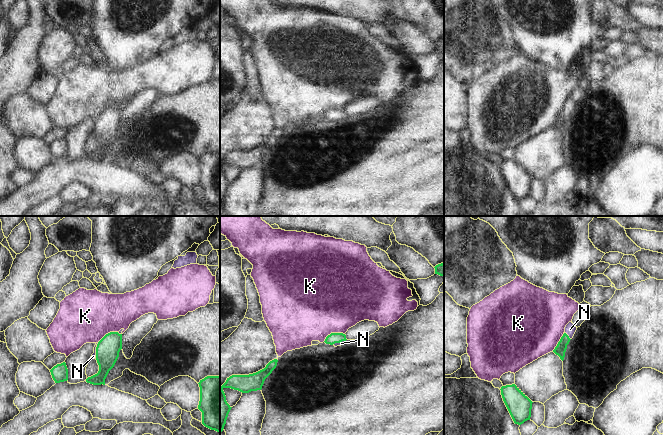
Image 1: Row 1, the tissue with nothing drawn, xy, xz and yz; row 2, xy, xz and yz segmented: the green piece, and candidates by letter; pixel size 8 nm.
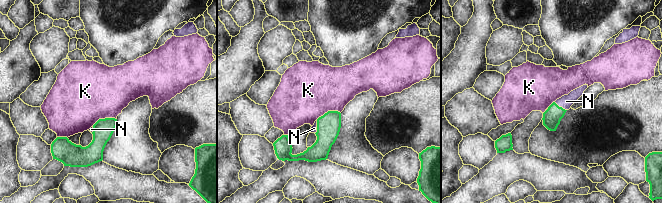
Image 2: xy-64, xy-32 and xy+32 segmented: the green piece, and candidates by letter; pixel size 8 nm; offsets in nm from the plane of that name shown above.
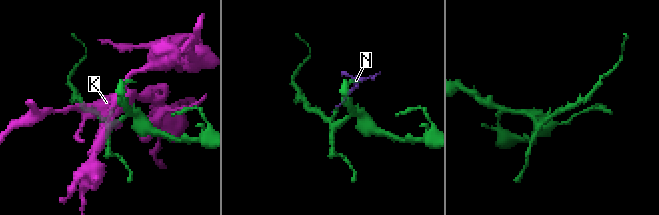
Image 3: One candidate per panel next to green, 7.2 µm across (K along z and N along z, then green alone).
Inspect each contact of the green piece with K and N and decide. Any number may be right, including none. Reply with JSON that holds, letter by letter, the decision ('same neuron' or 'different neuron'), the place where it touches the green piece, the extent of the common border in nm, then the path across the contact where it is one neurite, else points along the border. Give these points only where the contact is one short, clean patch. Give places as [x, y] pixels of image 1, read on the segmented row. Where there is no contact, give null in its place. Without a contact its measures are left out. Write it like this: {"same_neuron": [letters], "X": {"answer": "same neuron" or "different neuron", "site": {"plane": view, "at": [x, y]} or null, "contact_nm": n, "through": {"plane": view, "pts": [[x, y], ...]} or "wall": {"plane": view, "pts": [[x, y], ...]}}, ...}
{"same_neuron": ["N"], "K": {"answer": "different neuron", "site": {"plane": "xz", "at": [333, 333]}, "contact_nm": 190}, "N": {"answer": "same neuron", "site": {"plane": "yz", "at": [568, 336]}, "contact_nm": 80, "through": {"plane": "yz", "pts": [[560, 349], [568, 336], [570, 329]]}}}

